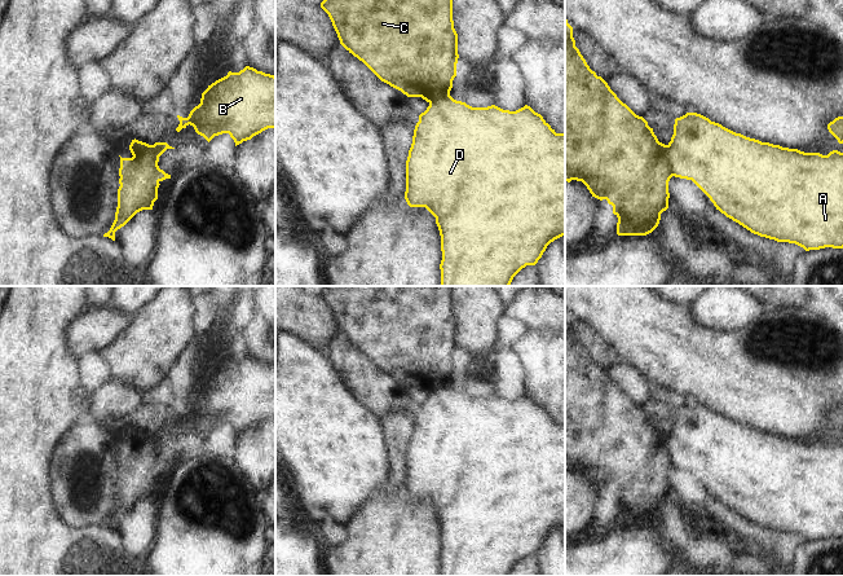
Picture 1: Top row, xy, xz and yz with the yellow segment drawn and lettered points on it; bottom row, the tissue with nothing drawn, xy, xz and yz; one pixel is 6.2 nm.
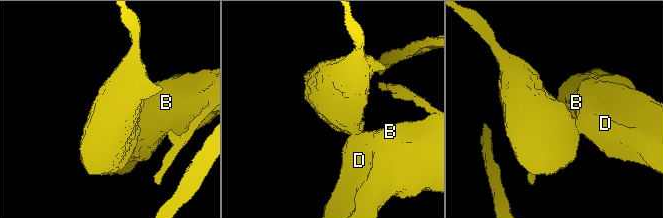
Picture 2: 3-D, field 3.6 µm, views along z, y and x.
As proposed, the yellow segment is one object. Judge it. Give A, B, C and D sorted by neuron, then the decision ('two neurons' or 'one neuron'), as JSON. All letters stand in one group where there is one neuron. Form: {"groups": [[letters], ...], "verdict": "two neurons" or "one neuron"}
{"groups": [["A", "B", "D"], ["C"]], "verdict": "two neurons"}

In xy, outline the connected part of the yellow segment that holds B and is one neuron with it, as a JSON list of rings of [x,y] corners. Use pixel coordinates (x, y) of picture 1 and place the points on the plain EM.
[[[246,356],[239,362],[229,361],[226,366],[216,370],[202,383],[200,393],[187,408],[177,405],[180,422],[189,414],[208,432],[219,425],[229,423],[235,436],[251,430],[268,418],[275,418],[275,366]]]

